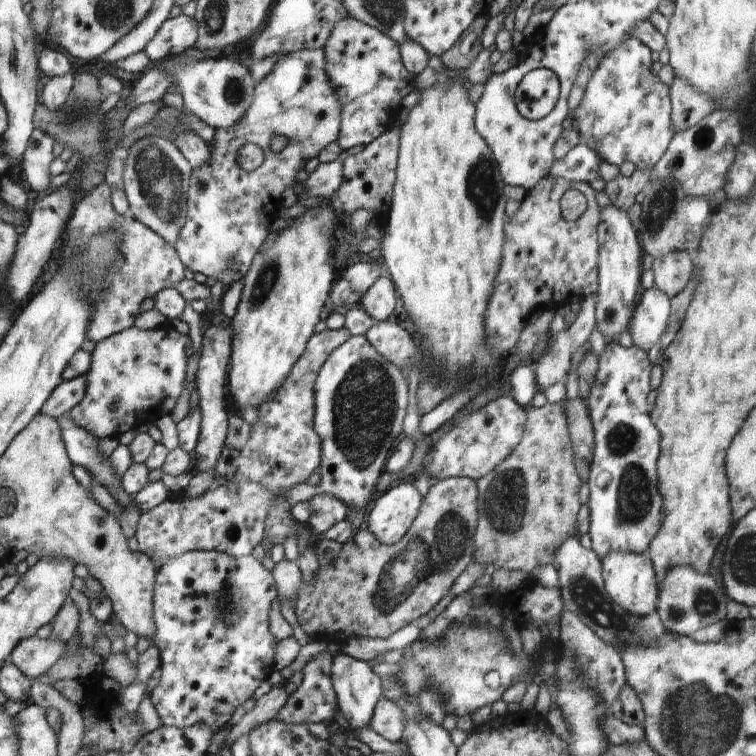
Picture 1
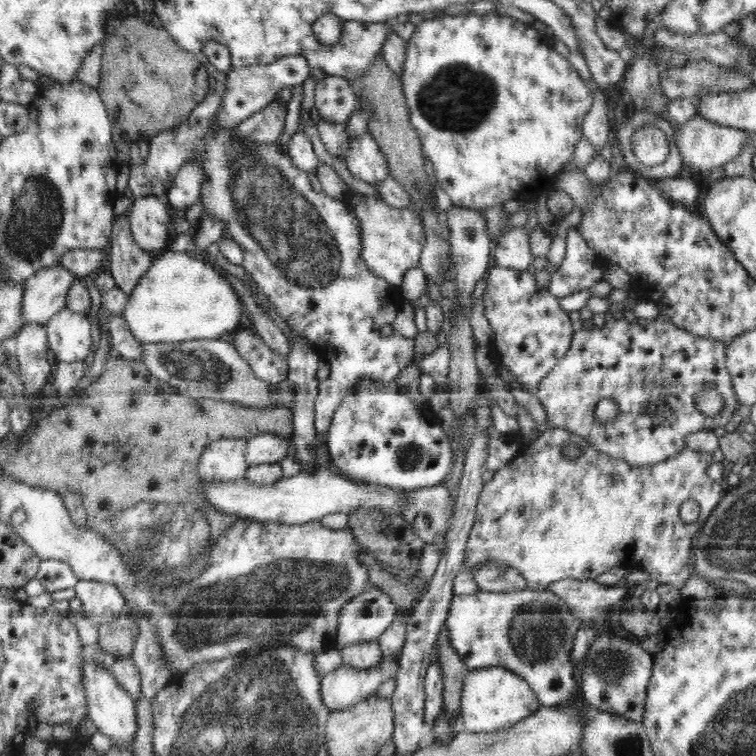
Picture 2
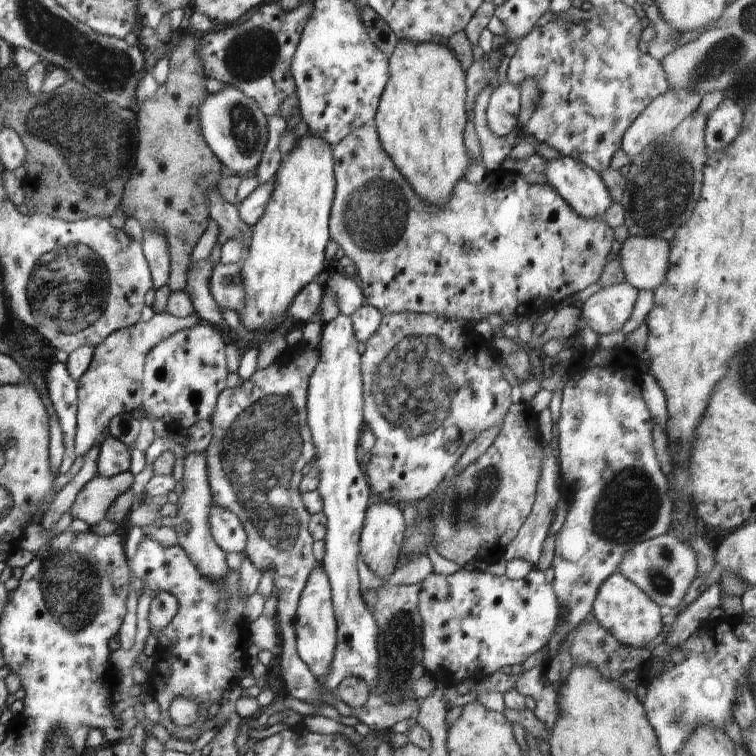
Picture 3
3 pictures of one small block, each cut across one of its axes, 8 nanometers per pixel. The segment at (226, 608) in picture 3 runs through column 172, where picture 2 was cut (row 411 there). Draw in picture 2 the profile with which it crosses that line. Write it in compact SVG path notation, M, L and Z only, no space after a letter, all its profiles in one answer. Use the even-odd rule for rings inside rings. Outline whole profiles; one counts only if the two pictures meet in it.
M662 312L658 314L655 320L638 319L628 315L621 319L612 317L601 327L593 326L592 328L583 328L574 331L568 352L558 360L554 368L539 382L535 392L547 412L547 423L550 427L565 429L574 435L586 439L586 441L590 443L590 447L600 451L600 453L613 458L623 459L625 462L634 466L654 465L681 454L687 448L685 441L692 432L699 432L700 430L713 431L713 429L725 425L731 427L730 420L734 414L739 412L738 406L740 406L741 402L734 392L732 379L728 372L725 353L726 347L720 340L710 337L700 337L674 325L670 319L666 319L666 314ZM706 387L716 389L716 391L724 397L724 410L722 410L716 418L704 416L704 414L696 408L694 402L695 394ZM602 399L612 399L617 404L619 413L617 414L616 420L614 420L614 424L613 422L608 422L608 424L603 425L596 418L596 406Z

